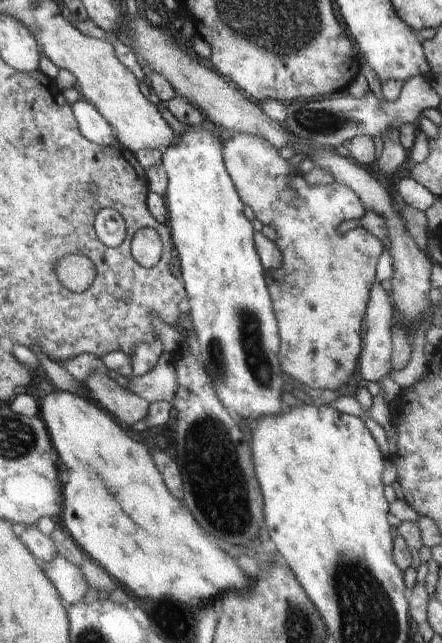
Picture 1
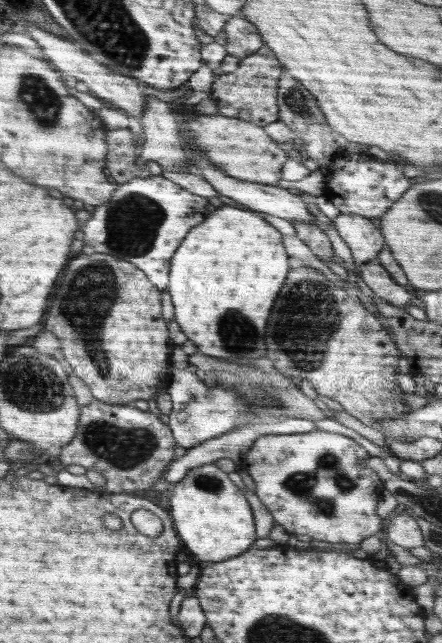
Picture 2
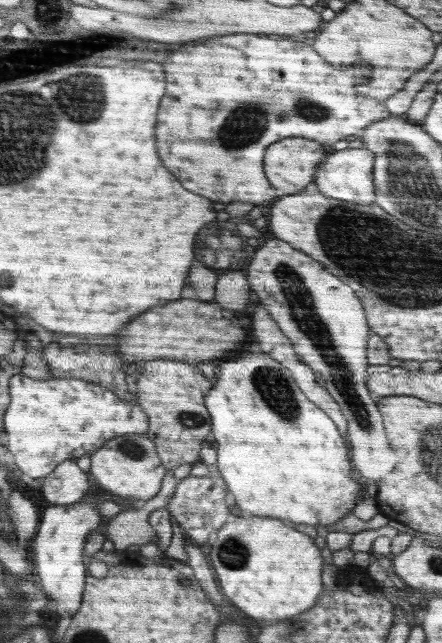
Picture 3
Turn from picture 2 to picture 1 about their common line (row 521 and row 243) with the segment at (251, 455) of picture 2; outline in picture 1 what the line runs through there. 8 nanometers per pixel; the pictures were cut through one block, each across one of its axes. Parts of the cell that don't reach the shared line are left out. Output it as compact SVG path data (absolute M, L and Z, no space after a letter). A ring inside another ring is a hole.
M236 133L223 145L222 154L226 170L240 200L252 208L252 212L262 224L270 226L276 232L276 246L282 254L282 266L278 270L264 273L280 328L280 368L284 374L302 382L304 386L336 393L356 372L362 352L359 335L361 323L365 319L370 290L376 277L377 262L387 246L376 236L366 232L366 228L362 228L360 220L365 213L364 206L351 188L346 188L338 182L319 186L308 184L298 167L292 166L278 151L260 136ZM288 260L298 263L299 270L296 269L296 273L304 272L305 278L310 278L308 282L304 282L306 286L300 286L300 281L296 282L292 286L292 296L290 286L286 282Z

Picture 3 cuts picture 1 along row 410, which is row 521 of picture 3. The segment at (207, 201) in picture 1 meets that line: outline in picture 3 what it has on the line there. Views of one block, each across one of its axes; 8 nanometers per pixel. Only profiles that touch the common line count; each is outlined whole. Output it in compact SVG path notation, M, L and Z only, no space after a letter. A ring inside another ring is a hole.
M245 515L231 517L211 539L208 560L222 594L252 622L286 621L310 610L322 592L322 555L314 539L284 526L280 519Z

